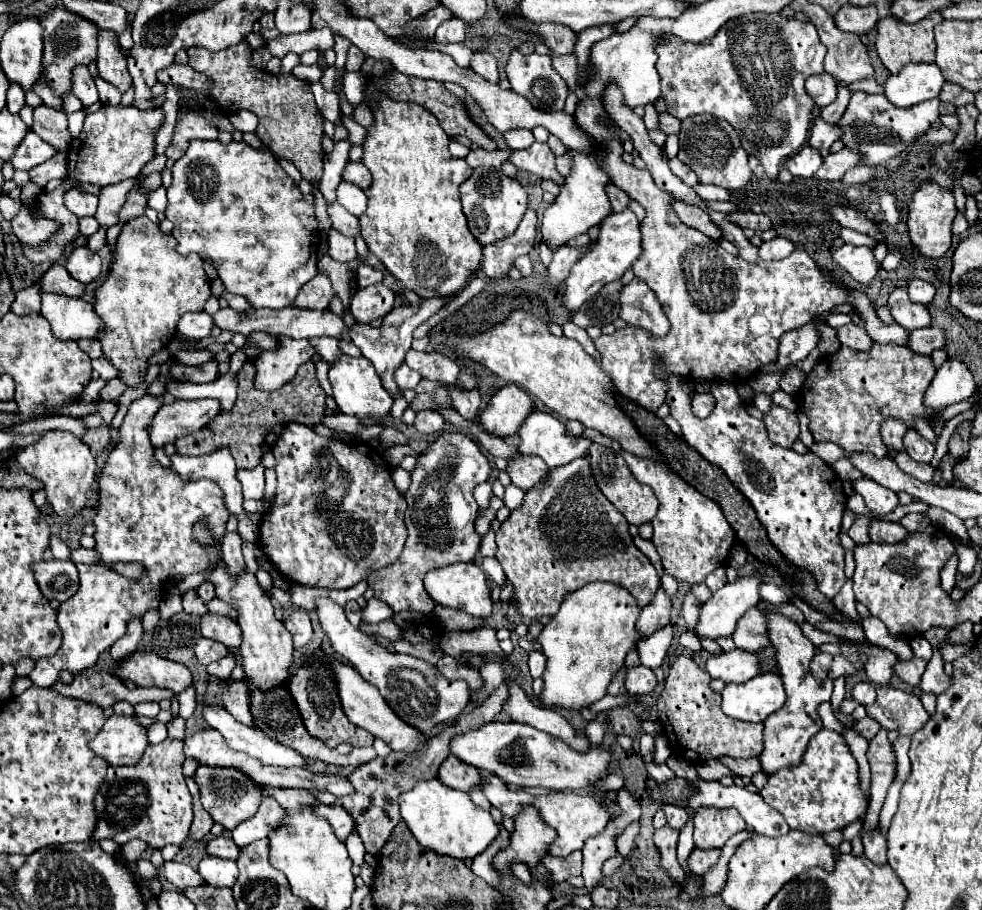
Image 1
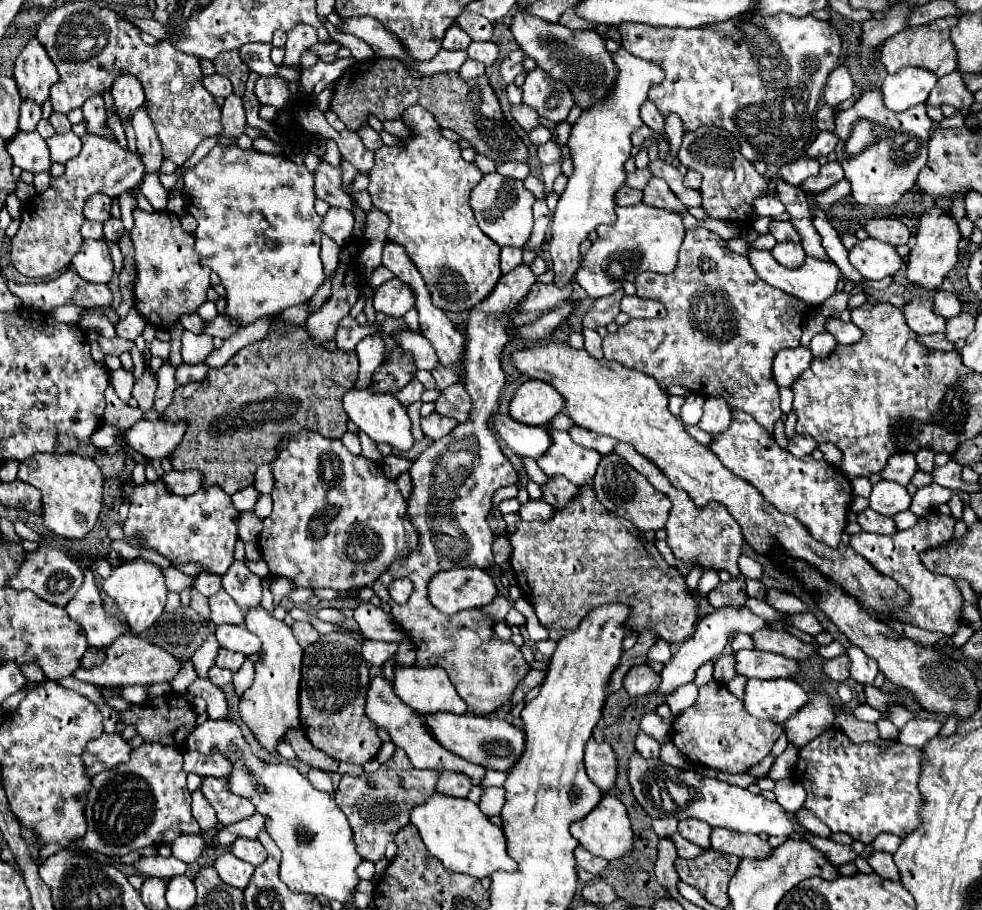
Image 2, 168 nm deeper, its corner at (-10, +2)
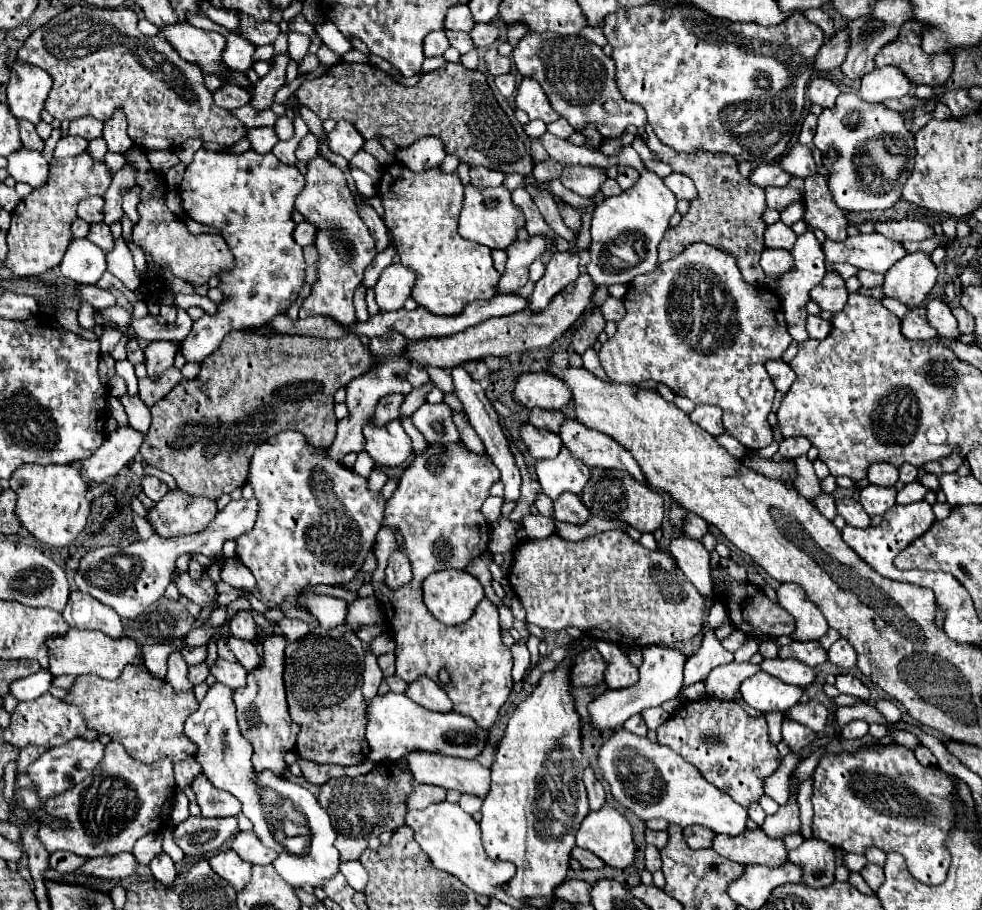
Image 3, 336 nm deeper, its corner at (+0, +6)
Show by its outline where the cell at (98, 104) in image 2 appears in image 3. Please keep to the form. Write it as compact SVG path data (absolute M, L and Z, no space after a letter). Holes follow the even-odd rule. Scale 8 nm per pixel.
M90 115L74 119L74 123L70 123L70 135L80 135L88 141L102 137L102 123L98 123L98 119L90 119Z

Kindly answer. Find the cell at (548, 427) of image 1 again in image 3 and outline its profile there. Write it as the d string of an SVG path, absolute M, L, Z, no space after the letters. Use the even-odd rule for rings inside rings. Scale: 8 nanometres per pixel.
M562 447L556 459L544 459L536 463L536 475L544 493L556 501L564 491L580 495L590 479L590 469L584 463L578 463L578 459L574 459L570 451Z

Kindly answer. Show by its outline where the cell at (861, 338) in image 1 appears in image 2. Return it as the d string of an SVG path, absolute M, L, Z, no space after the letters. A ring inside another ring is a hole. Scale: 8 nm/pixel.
M828 319L826 321L826 329L828 329L828 333L832 333L834 337L836 337L836 341L838 343L842 343L842 345L852 345L852 343L856 343L858 339L862 339L862 335L864 335L864 331L860 331L860 327L856 327L854 323L842 323L840 319Z

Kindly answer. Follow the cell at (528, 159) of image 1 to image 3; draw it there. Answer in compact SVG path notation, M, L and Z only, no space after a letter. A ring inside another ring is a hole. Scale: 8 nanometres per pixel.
M474 167L470 169L470 185L474 187L496 187L502 185L506 175L502 175L500 171L490 171L486 167Z

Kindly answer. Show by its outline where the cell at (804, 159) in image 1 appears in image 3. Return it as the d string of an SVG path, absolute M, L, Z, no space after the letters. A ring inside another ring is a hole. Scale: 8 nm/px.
M772 163L772 165L758 165L752 175L750 175L750 181L758 187L784 187L788 181L790 181L790 175L786 175L778 163Z

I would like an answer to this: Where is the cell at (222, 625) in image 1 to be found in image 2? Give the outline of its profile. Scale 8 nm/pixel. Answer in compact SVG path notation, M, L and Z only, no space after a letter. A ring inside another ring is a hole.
M218 625L216 639L224 649L252 655L260 651L260 639L250 633L244 625Z

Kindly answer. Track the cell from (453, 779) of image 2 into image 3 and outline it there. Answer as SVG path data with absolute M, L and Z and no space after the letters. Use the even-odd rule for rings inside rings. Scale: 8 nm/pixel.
M414 785L414 791L406 799L408 809L426 809L432 803L440 803L446 799L446 793L442 787L430 787L430 785Z

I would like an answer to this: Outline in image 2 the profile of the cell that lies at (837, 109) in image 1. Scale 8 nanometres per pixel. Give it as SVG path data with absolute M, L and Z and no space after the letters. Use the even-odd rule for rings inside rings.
M824 105L818 113L816 113L816 125L818 129L826 129L826 131L834 131L834 119L836 119L836 109L830 105Z

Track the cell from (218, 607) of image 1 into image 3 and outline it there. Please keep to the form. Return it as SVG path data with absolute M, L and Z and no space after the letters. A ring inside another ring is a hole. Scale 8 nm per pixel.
M204 571L204 579L202 581L194 581L190 579L188 573L176 573L176 587L180 591L180 595L188 597L190 601L198 603L200 607L208 607L214 603L218 591L216 591L216 585L210 581L208 573Z

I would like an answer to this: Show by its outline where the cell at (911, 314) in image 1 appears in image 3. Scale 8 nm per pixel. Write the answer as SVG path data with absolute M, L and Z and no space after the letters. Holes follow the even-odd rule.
M916 307L906 313L906 317L902 319L902 335L912 341L928 341L928 339L936 337L934 329L930 327L930 323L926 319L924 307Z

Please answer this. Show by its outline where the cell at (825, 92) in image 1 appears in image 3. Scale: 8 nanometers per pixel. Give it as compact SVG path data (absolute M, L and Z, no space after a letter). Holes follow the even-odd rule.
M816 77L808 85L808 99L812 103L818 103L820 107L834 107L834 101L838 95L840 95L838 87L828 79Z

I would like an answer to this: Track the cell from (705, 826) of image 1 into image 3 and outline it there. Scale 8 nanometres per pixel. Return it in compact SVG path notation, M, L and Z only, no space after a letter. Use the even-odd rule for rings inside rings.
M762 829L744 831L738 837L718 835L712 843L712 849L722 857L736 861L740 865L766 865L782 867L788 861L788 851L782 839L770 839Z

